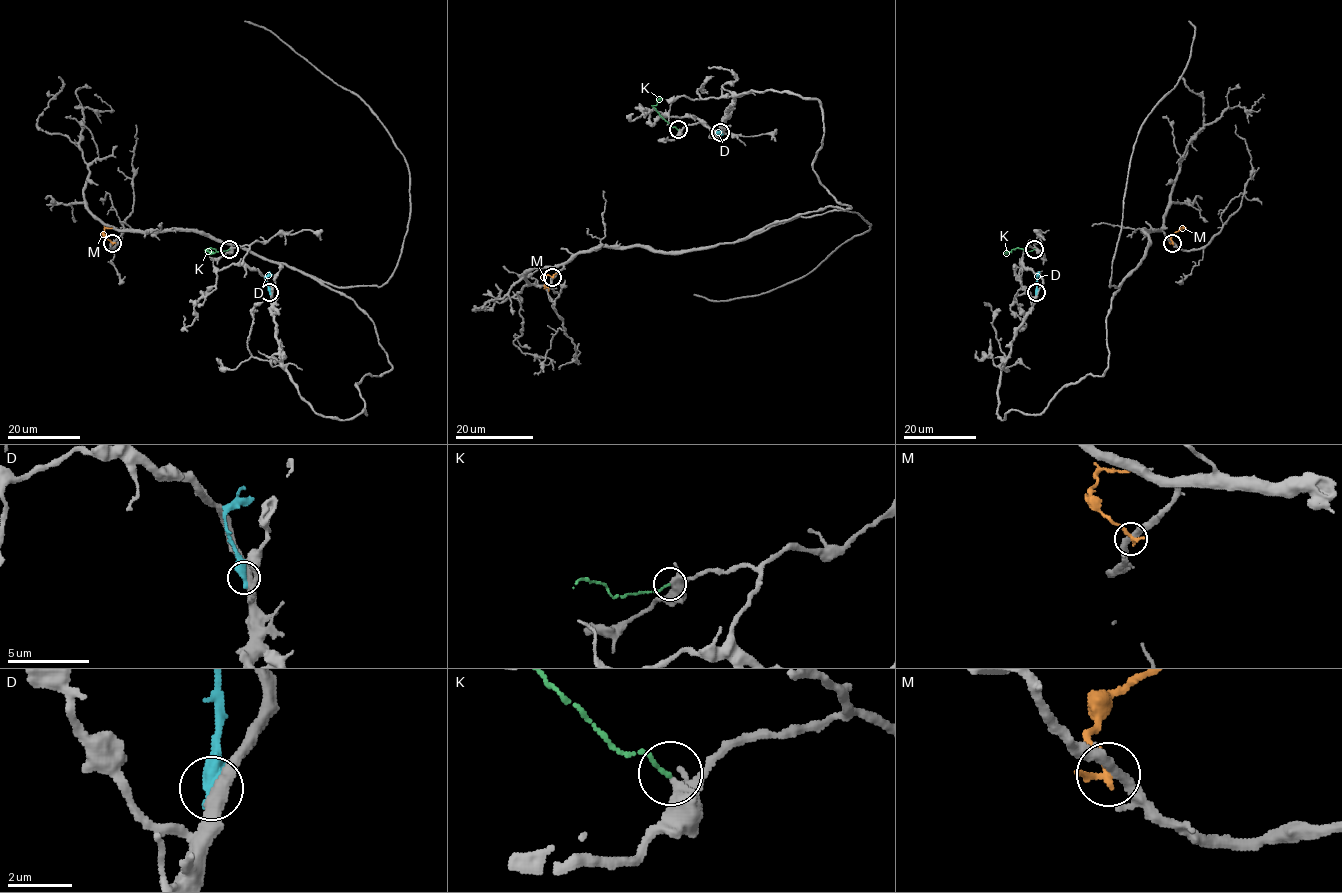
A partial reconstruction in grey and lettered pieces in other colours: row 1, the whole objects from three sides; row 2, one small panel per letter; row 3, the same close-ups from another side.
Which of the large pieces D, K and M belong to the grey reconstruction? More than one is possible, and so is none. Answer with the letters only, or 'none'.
none

